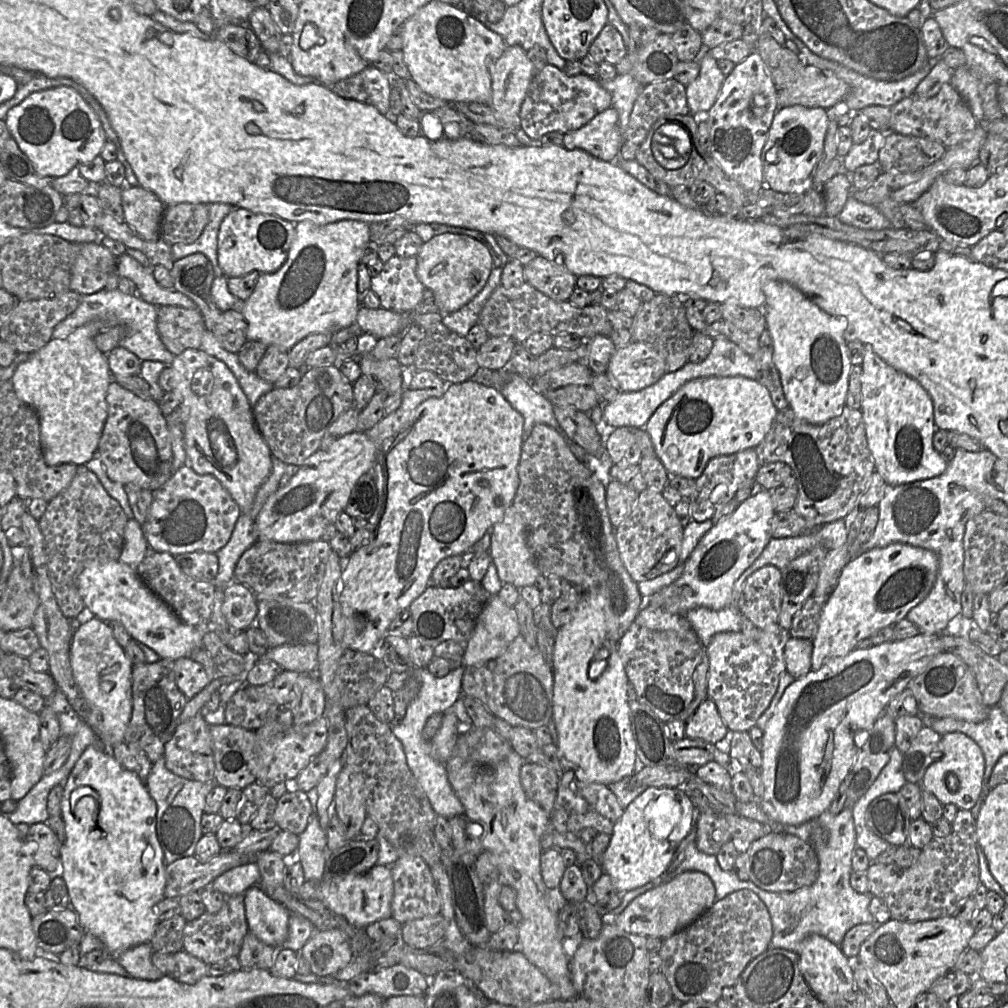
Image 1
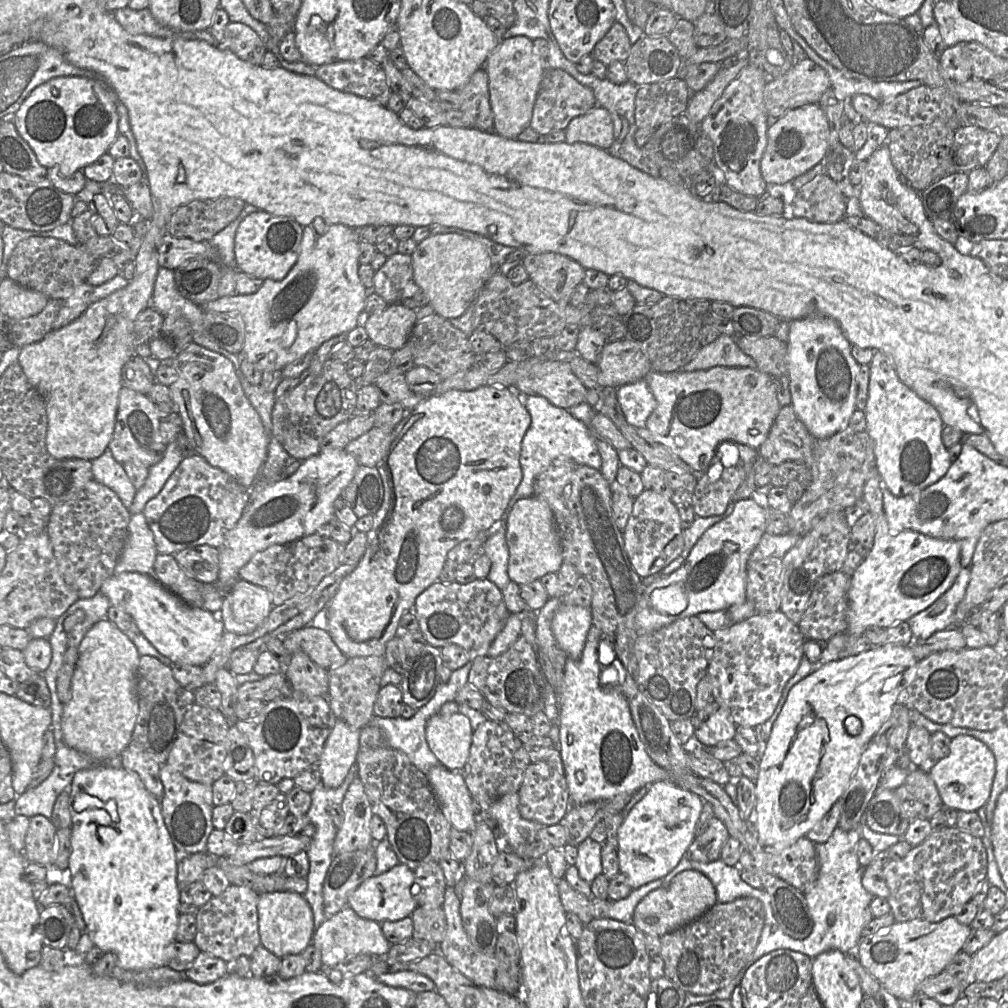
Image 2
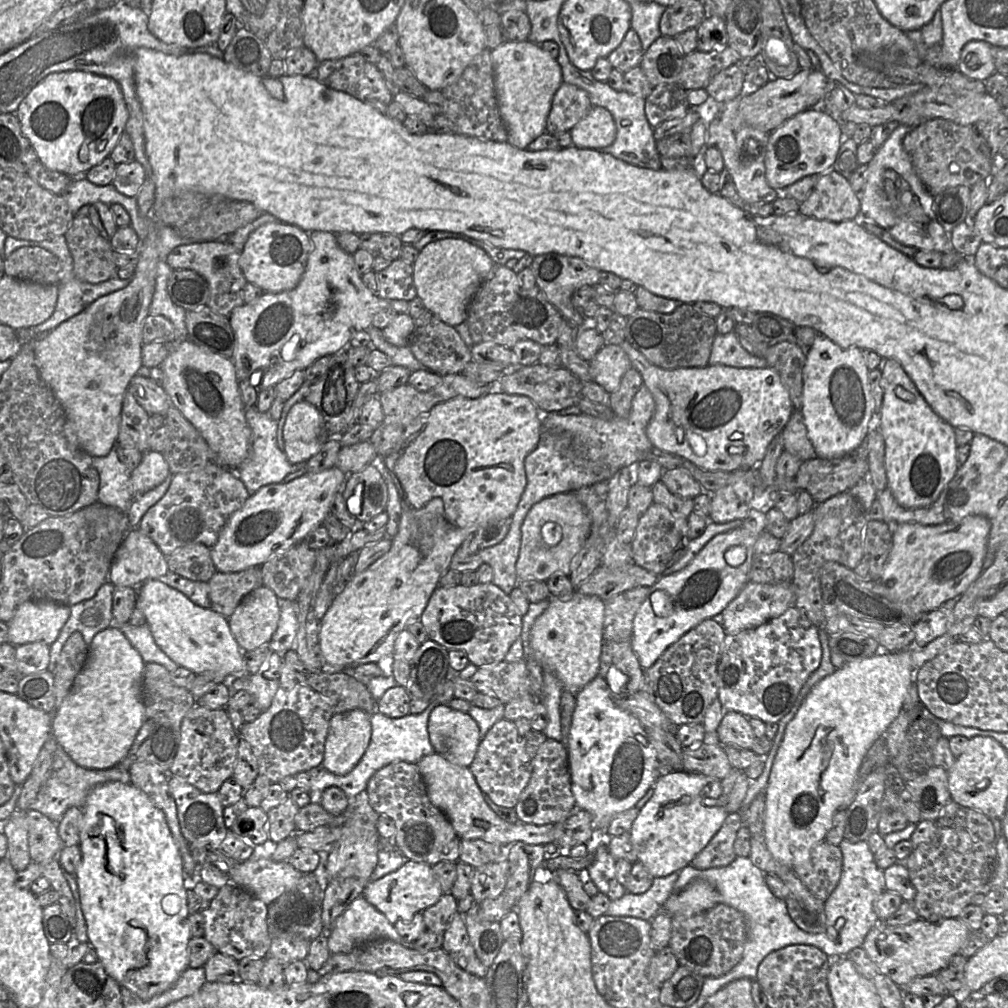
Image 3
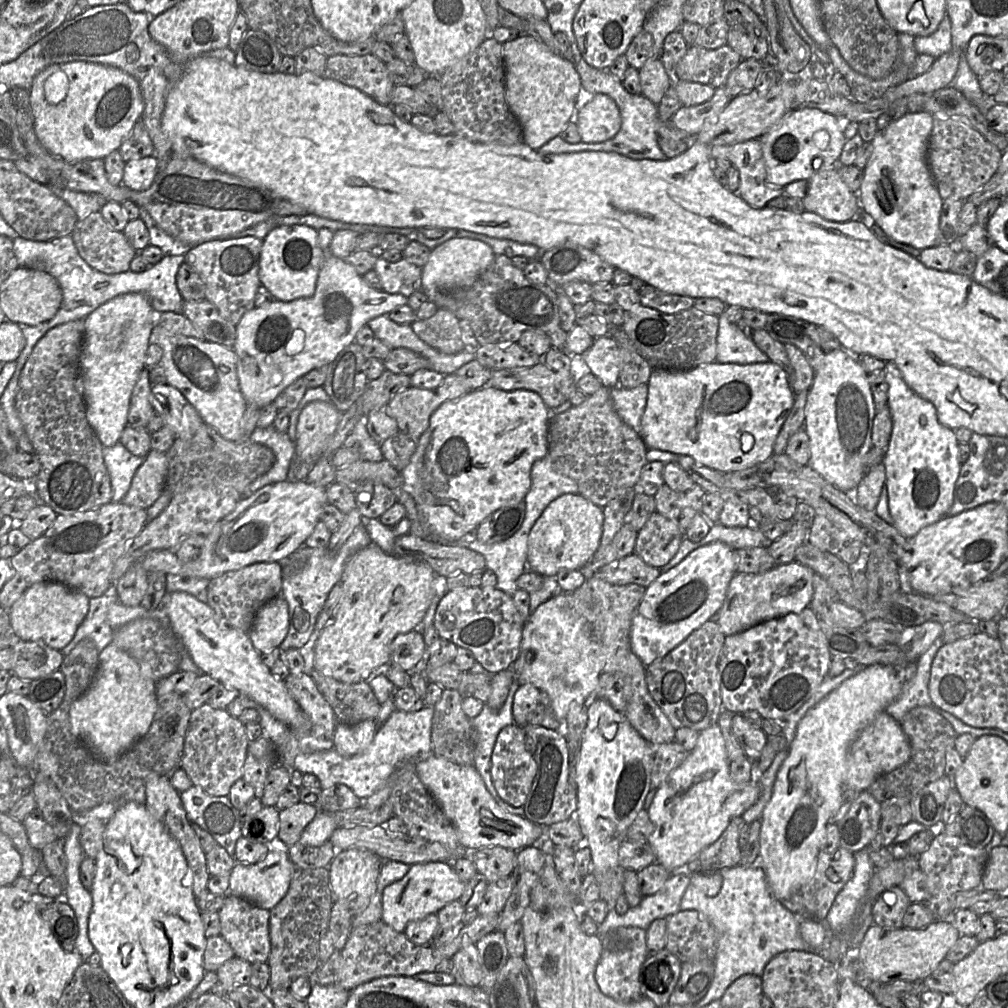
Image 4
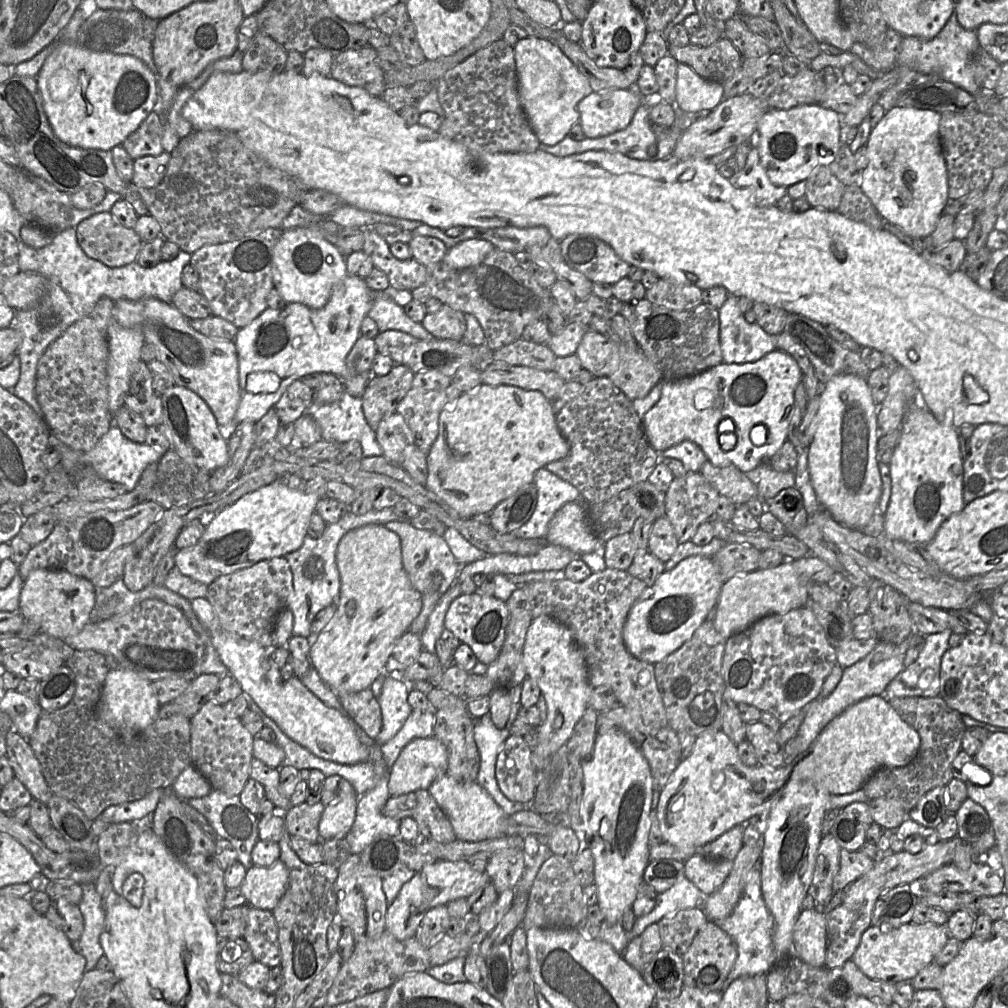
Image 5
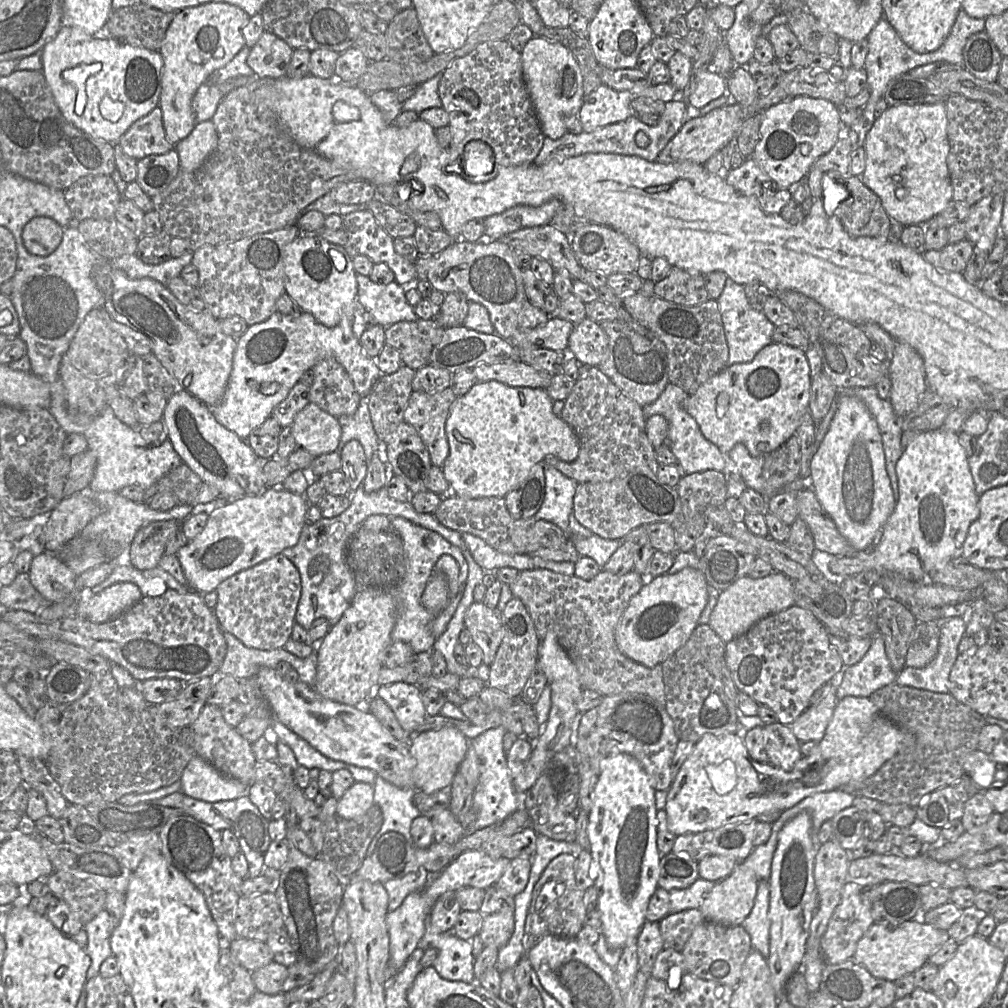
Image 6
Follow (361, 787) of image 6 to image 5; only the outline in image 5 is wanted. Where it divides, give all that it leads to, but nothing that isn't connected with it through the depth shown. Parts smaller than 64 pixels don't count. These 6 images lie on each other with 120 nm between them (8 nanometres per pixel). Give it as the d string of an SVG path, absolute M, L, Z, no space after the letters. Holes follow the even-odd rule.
M353 793L326 806L318 826L321 841L347 835L355 820L358 798Z

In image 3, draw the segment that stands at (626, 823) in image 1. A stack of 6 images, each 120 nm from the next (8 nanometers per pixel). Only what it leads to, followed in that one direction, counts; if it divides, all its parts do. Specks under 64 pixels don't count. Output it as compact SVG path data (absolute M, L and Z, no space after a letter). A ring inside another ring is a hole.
M672 771L661 774L654 784L652 797L640 809L629 832L631 843L637 851L638 861L654 877L665 877L679 872L691 864L713 836L719 831L729 813L725 809L721 780L701 773Z

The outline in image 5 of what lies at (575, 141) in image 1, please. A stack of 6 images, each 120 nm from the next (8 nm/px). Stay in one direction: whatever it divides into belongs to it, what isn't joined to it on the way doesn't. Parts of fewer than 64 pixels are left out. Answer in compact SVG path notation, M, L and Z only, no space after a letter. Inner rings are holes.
M637 86L636 90L627 88L592 91L579 103L579 123L586 138L607 136L626 128L641 104L653 106L659 102L662 102L662 100L657 93L643 96L638 91Z

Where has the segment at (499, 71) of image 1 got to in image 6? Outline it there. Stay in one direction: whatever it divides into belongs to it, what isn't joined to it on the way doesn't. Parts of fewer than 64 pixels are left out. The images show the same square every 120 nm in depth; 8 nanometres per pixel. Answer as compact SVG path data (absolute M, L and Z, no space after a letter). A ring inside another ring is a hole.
M532 37L521 53L523 80L545 137L553 140L566 132L566 120L578 115L584 100L583 76L576 58L560 43Z

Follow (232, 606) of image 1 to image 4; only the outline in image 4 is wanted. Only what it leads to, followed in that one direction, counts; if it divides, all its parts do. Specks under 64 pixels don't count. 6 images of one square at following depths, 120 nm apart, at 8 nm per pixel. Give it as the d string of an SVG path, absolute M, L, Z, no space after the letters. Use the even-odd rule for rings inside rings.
M280 595L258 609L248 636L255 649L262 654L279 647L288 629L288 603Z

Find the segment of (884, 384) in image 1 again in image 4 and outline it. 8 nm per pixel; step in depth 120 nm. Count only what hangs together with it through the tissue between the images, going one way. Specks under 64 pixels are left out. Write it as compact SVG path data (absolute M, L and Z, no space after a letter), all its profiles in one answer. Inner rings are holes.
M885 362L885 381L888 385L887 406L893 428L883 464L888 507L892 525L911 538L923 527L945 517L953 503L955 483L959 476L959 442L955 431L938 420L934 405L915 393L905 382L893 362Z

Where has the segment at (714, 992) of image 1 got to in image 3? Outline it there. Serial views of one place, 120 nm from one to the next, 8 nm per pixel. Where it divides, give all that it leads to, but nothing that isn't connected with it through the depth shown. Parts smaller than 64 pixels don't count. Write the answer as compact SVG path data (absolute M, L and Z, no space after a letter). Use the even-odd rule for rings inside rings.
M718 903L714 907L690 917L676 917L668 947L679 967L688 969L705 979L728 973L741 960L747 939L747 920L737 909Z

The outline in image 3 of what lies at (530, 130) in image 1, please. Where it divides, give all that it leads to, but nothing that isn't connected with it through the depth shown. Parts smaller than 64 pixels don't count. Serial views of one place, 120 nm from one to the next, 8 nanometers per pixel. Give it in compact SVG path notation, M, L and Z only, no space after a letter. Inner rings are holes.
M563 82L553 97L546 131L551 135L570 131L590 111L591 107L586 91Z

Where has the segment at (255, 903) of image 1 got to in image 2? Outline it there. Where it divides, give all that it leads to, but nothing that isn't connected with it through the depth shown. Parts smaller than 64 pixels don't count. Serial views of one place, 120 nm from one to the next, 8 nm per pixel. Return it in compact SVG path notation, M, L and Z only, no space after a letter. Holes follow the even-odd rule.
M294 891L260 894L257 911L260 946L281 960L288 955L300 955L311 944L315 932L313 912L303 894Z

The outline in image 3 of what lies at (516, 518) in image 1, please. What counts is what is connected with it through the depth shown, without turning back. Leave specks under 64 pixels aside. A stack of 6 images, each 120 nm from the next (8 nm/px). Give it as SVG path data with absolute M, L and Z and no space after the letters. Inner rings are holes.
M573 491L548 496L535 503L521 525L521 545L516 562L517 587L519 580L546 581L551 575L569 575L570 562L580 551L591 531L591 520Z

